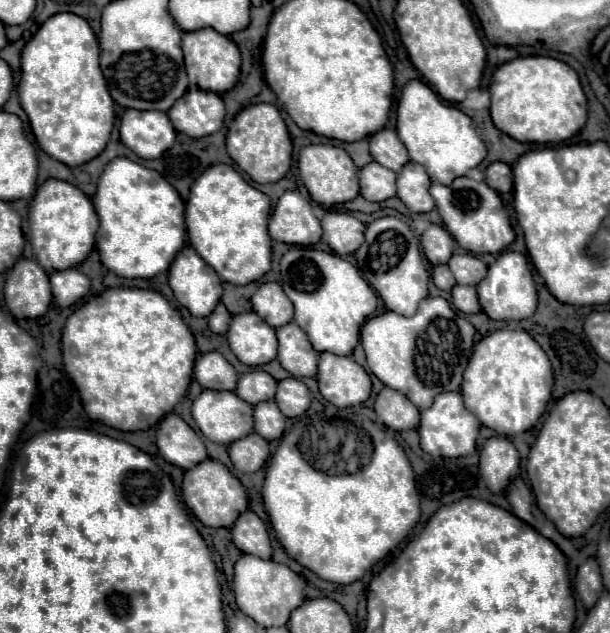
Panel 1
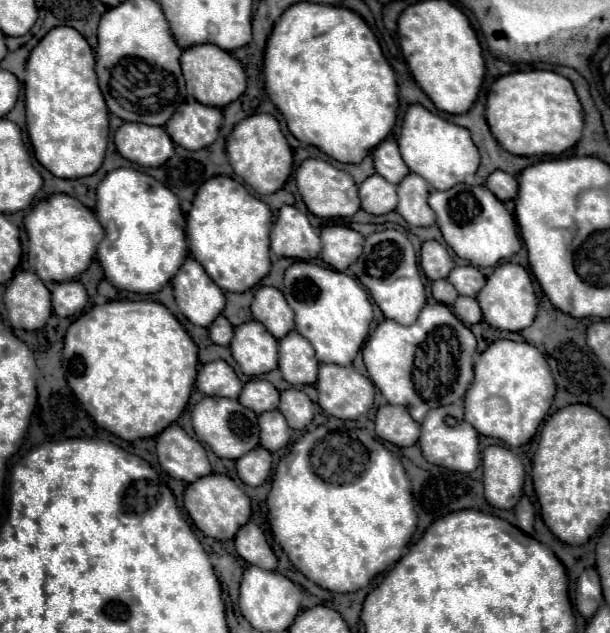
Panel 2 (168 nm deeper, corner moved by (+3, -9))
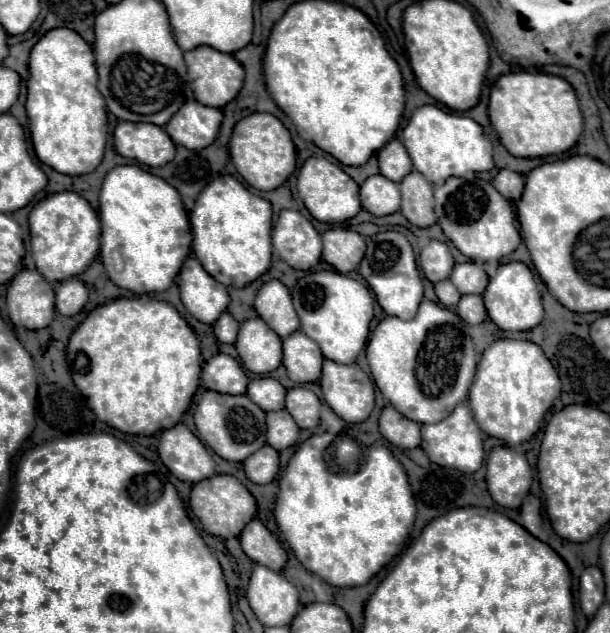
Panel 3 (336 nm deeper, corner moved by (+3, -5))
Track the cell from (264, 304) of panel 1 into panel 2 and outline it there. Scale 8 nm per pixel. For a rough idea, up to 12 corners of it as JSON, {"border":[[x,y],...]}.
{"border":[[260,287],[252,317],[282,339],[294,329],[294,311],[274,287]]}

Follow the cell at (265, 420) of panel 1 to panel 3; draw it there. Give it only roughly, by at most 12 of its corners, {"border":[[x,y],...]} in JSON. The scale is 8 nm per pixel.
{"border":[[286,409],[270,411],[266,441],[276,451],[296,443],[300,429]]}

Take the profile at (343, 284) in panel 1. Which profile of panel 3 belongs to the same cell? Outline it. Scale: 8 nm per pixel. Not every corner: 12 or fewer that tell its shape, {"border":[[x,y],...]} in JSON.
{"border":[[338,271],[300,277],[300,329],[352,363],[374,315],[366,285]]}

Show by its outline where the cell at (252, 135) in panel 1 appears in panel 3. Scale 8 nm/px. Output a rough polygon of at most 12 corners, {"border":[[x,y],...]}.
{"border":[[270,113],[240,119],[230,157],[258,191],[296,169],[288,129]]}

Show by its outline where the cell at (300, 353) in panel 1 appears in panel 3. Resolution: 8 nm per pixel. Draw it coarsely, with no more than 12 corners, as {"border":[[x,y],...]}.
{"border":[[302,331],[284,339],[282,365],[294,383],[320,379],[322,353]]}

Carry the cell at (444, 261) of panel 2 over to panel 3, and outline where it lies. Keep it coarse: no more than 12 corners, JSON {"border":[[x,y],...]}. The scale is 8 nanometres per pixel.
{"border":[[430,241],[420,253],[420,267],[432,283],[454,267],[448,245]]}

